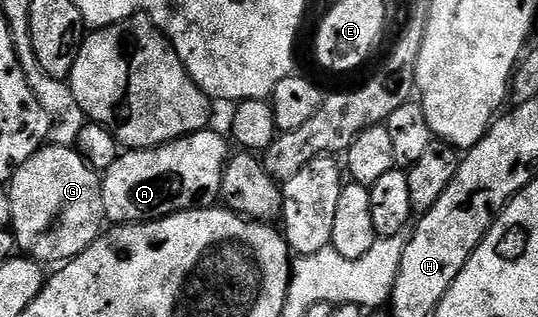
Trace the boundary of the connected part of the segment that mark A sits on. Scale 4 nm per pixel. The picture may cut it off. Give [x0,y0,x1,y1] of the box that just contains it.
[100,128,230,224]

